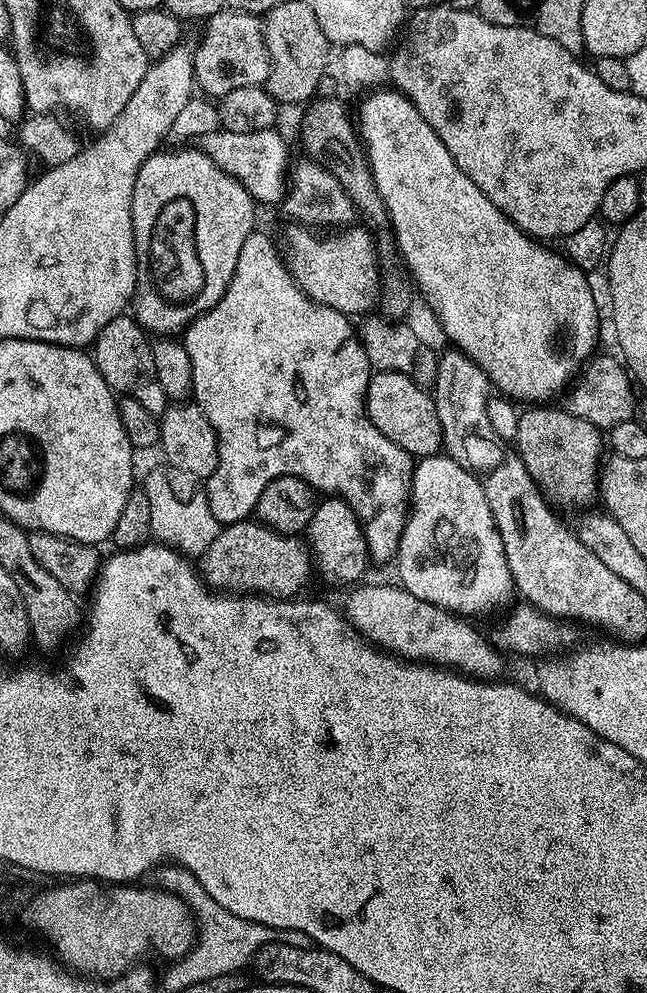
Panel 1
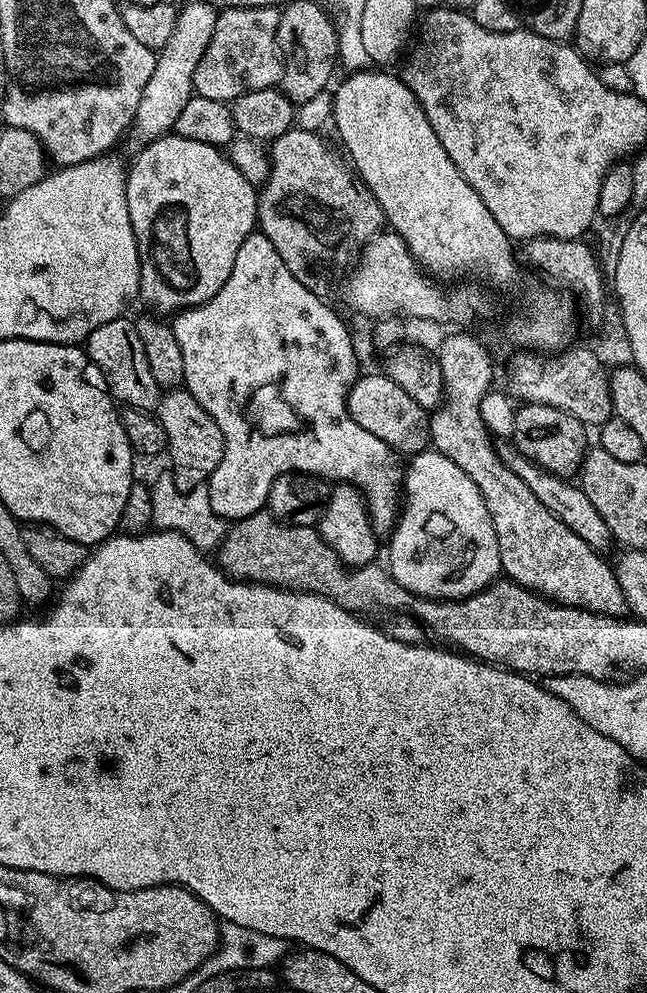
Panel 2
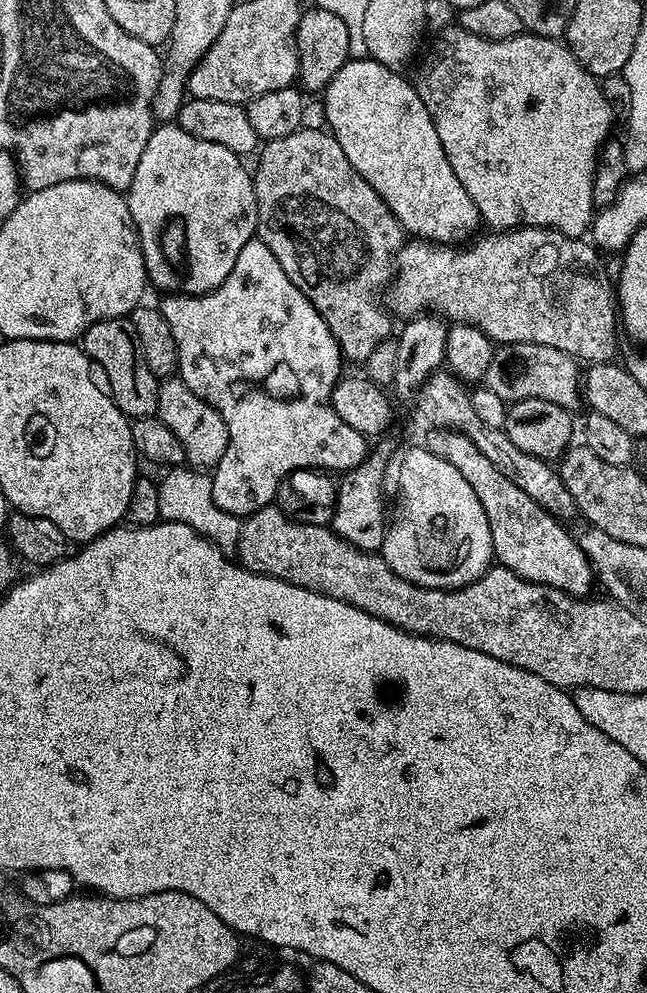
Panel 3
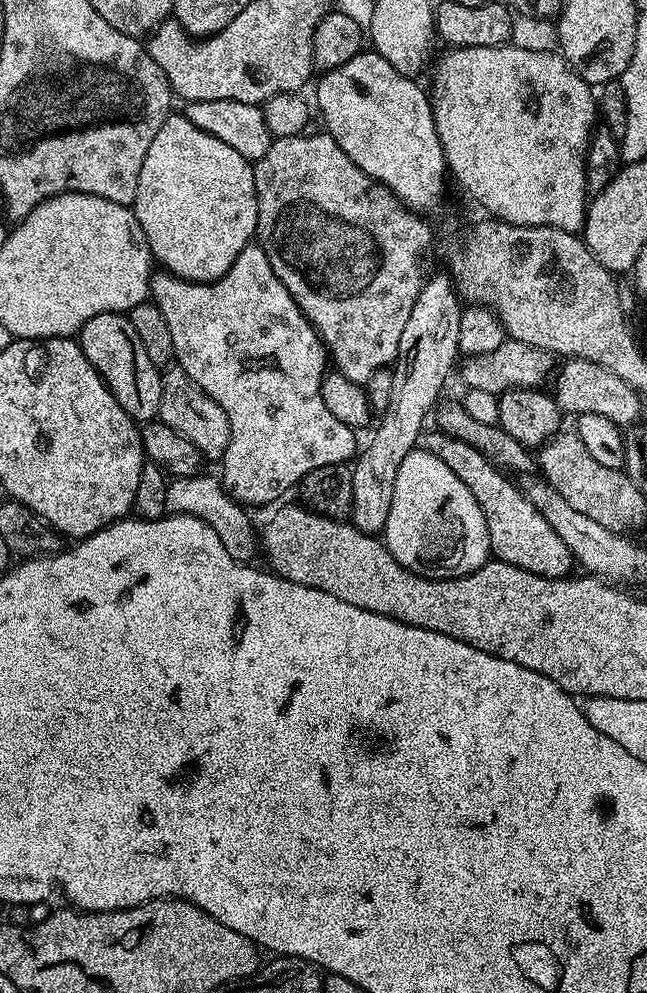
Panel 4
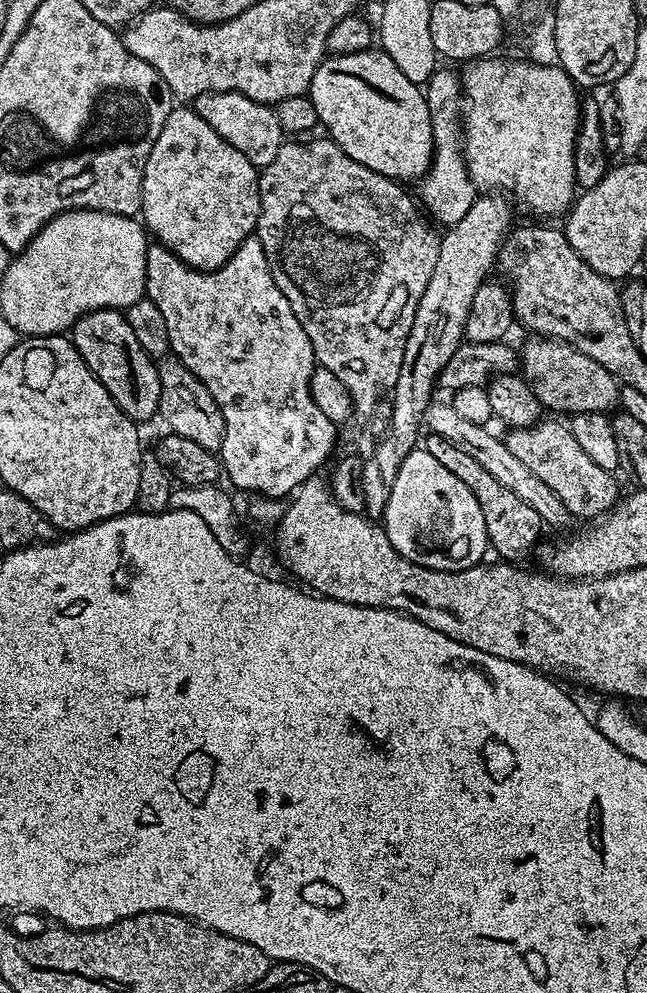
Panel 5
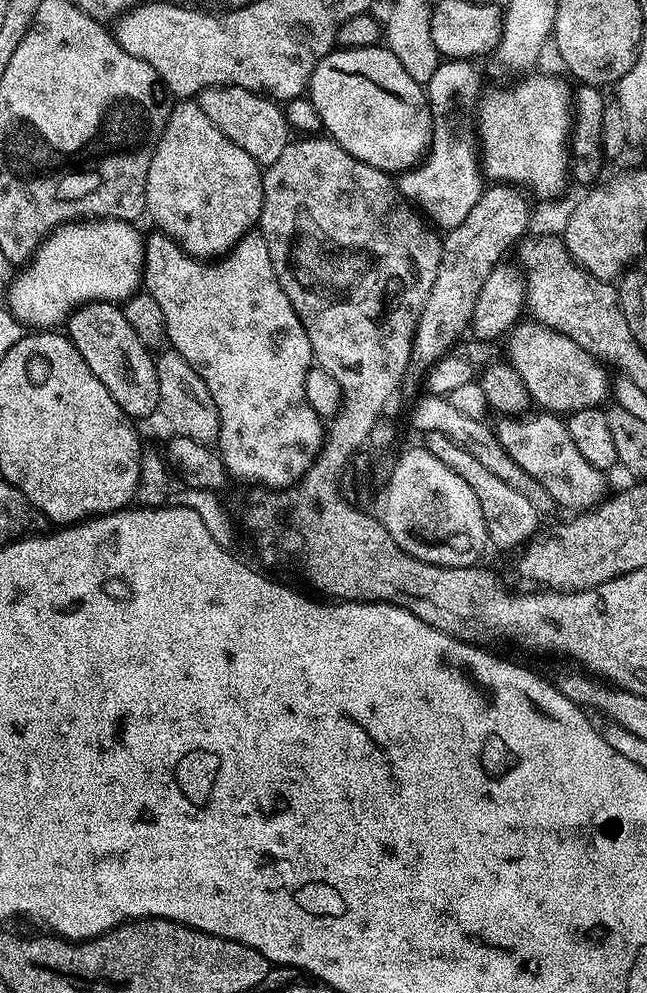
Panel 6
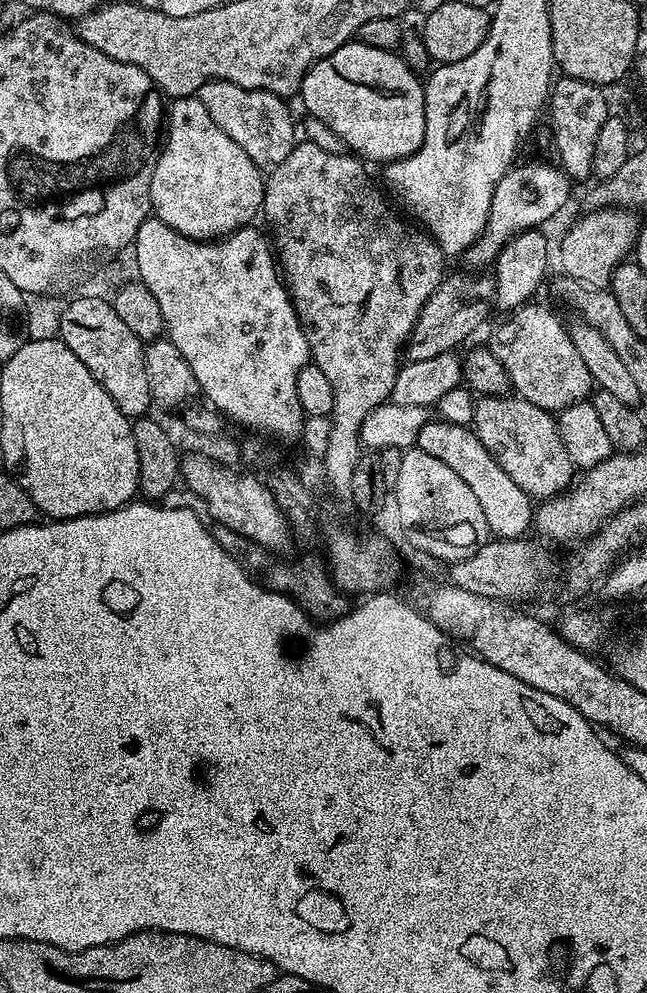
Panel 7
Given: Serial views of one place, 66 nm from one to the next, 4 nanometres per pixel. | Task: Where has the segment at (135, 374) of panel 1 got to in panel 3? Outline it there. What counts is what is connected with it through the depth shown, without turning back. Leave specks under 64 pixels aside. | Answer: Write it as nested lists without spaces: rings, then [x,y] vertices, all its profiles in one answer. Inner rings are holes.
[[[131,319],[103,320],[90,326],[84,331],[82,347],[95,367],[104,371],[104,376],[108,379],[107,391],[125,416],[135,418],[156,415],[161,381],[150,374],[150,366],[146,366],[146,358],[142,354],[142,346],[138,342],[138,334],[134,331]]]

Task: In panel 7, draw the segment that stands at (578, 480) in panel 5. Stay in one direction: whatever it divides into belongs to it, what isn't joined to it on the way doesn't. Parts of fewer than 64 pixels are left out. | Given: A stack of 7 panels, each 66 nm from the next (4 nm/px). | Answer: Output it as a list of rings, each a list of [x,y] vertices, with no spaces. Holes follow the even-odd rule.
[[[477,395],[470,427],[482,446],[490,450],[502,470],[514,478],[516,485],[529,498],[551,498],[567,492],[578,472],[570,454],[566,454],[556,422],[553,413],[534,406],[534,402],[523,400],[521,396]]]

